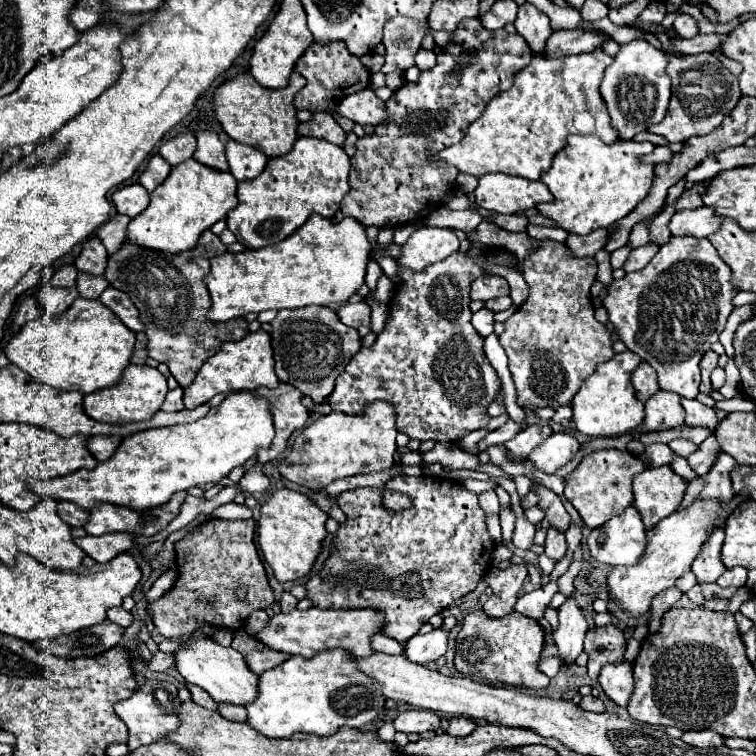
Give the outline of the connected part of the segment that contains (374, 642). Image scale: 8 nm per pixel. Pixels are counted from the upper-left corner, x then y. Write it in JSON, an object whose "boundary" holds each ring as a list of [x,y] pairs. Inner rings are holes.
{"boundary":[[[375,633],[371,637],[371,647],[375,651],[383,651],[383,653],[389,653],[389,655],[403,655],[403,643],[391,639],[391,637],[385,637],[381,633]]]}

